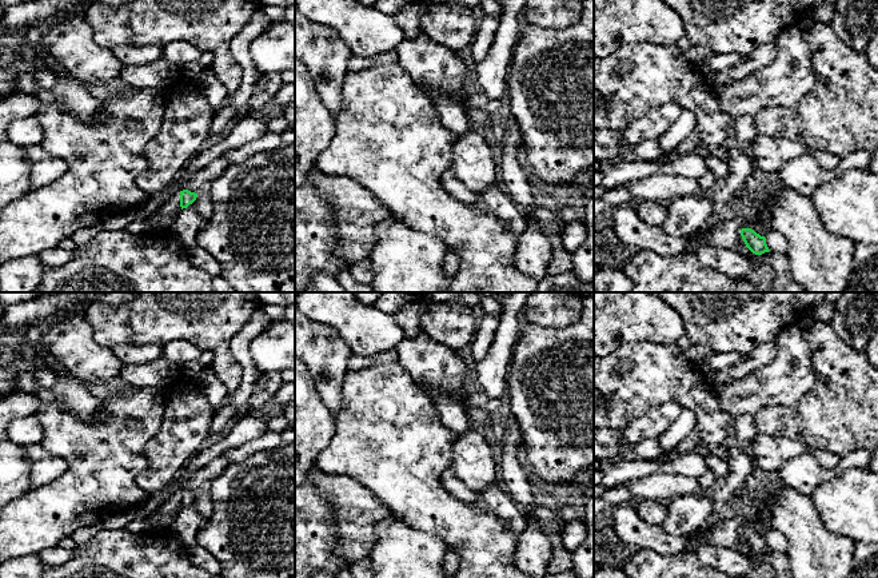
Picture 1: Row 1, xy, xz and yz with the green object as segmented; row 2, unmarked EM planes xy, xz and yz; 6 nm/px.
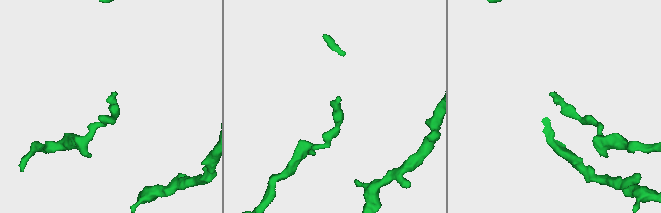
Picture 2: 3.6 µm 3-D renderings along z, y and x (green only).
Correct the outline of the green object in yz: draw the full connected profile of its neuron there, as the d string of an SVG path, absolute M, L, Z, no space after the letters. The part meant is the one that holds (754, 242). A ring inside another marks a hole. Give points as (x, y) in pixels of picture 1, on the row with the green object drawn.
M742 228L741 236L746 244L746 247L755 255L762 255L769 252L769 247L766 244L766 238L761 236L751 228Z

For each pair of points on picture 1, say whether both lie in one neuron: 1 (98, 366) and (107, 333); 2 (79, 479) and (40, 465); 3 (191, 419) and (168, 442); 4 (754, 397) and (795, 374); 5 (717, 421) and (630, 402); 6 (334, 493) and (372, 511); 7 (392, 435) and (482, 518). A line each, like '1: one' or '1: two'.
1: two
2: two
3: one
4: one
5: one
6: one
7: one

